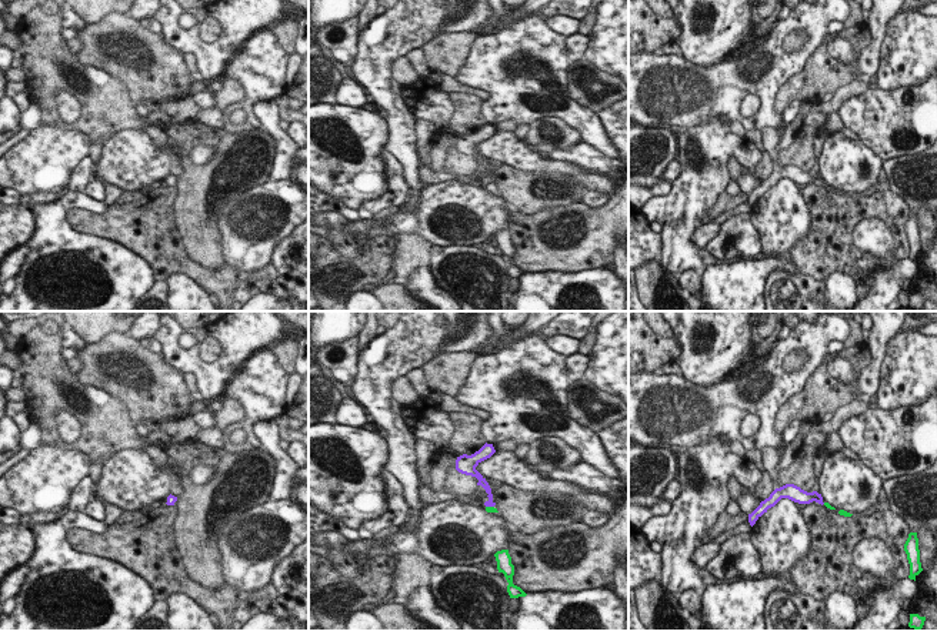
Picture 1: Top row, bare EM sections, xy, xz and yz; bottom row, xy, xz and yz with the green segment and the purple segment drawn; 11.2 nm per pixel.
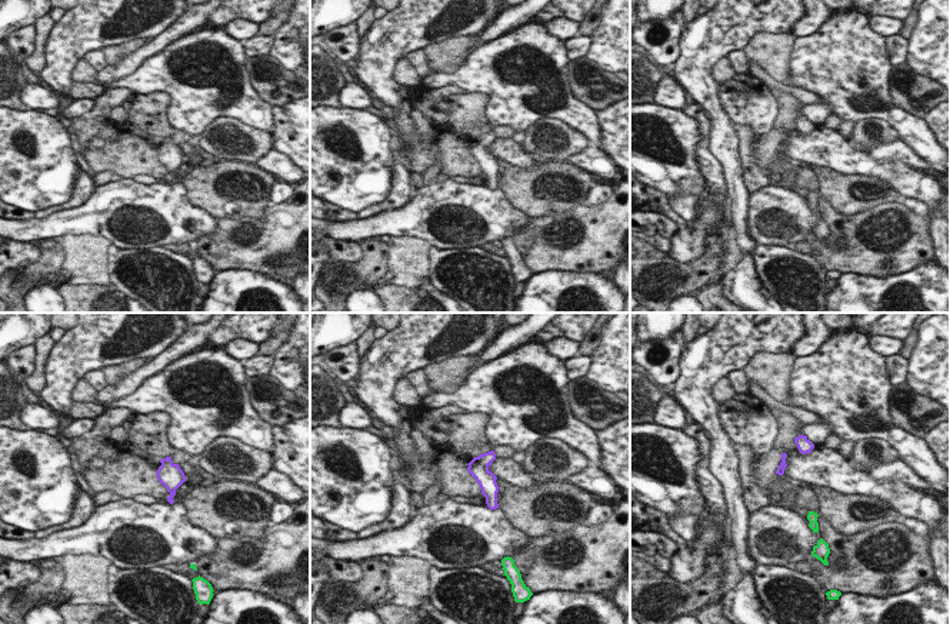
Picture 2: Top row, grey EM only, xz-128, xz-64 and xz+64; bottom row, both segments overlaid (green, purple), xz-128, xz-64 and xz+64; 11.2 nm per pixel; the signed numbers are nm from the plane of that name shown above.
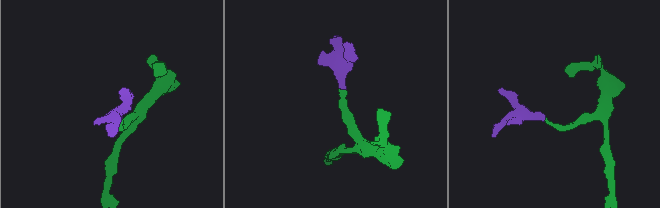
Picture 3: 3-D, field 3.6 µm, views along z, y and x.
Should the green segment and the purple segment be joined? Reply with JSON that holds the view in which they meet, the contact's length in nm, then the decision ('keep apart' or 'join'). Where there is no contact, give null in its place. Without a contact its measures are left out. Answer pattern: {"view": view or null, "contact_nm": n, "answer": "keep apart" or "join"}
{"view": "xz", "contact_nm": 100, "answer": "join"}

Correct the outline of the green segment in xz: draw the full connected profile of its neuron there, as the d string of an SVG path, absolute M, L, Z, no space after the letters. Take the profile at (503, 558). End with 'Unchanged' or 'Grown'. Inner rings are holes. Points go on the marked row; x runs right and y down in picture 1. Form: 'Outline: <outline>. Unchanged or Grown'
Outline: M508 550L497 551L494 557L497 561L498 572L503 572L508 582L507 592L510 598L526 597L527 594L520 587L513 584L514 565L511 564L511 557L508 554Z. Unchanged

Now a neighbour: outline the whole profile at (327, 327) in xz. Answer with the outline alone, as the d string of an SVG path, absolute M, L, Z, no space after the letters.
M313 311L310 343L320 350L357 335L367 320L366 311Z

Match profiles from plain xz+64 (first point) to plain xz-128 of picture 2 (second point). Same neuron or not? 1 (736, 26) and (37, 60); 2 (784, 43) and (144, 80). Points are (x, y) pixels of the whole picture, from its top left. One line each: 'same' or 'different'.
1: different
2: different

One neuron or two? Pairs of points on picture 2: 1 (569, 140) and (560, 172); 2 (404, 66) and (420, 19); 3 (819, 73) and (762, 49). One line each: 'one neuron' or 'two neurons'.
1: two neurons
2: two neurons
3: two neurons

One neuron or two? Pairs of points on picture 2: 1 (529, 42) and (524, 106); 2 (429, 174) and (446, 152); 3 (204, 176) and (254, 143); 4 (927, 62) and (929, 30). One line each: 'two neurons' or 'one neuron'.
1: one neuron
2: two neurons
3: two neurons
4: one neuron

